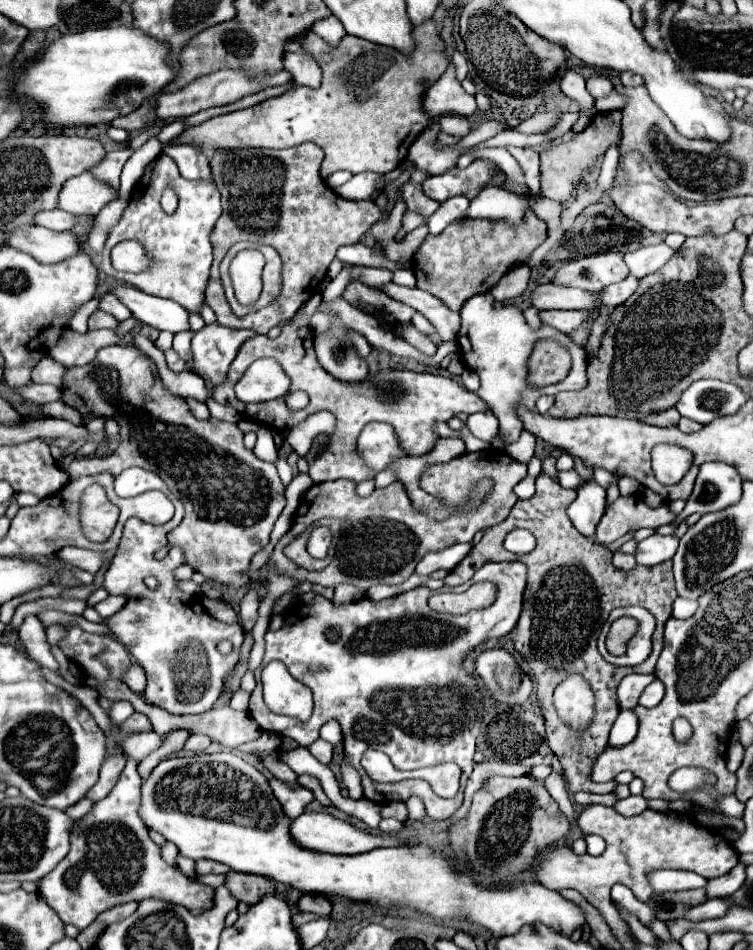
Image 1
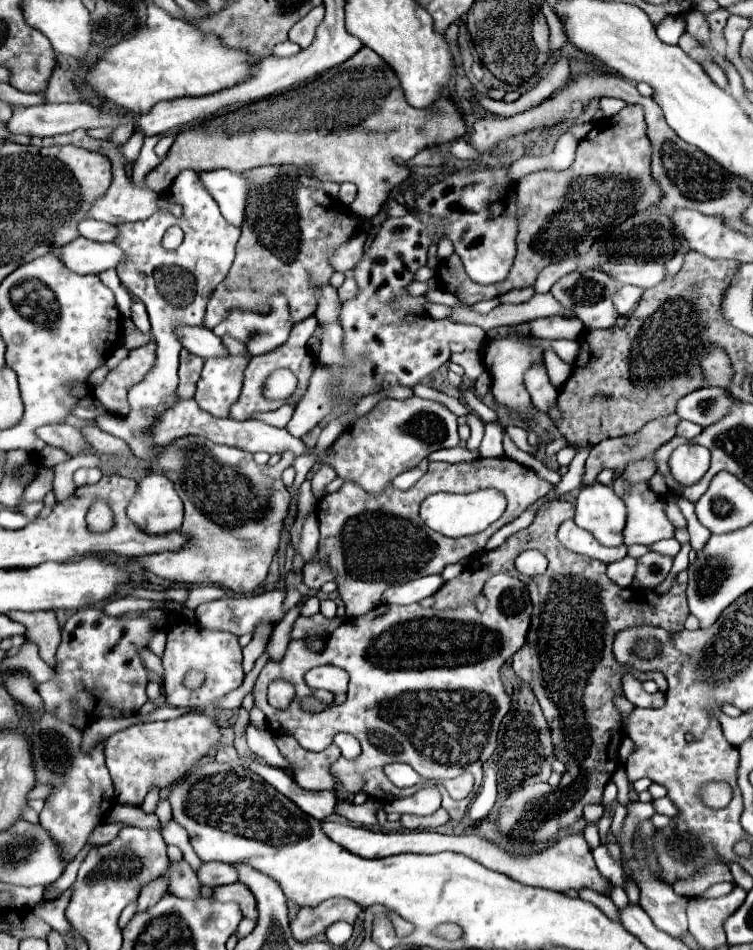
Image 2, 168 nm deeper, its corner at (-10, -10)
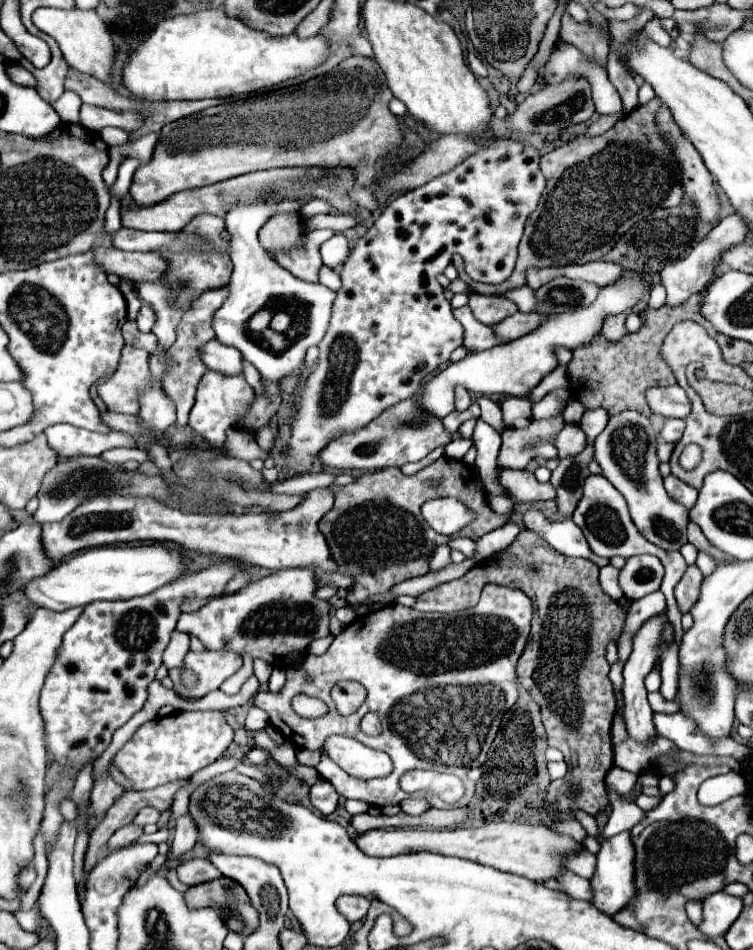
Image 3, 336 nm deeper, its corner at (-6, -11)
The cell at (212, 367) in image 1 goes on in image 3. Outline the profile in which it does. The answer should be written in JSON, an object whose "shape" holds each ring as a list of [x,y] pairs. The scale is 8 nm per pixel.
{"shape":[[[206,371],[204,377],[198,383],[198,391],[196,391],[196,403],[190,411],[190,419],[188,425],[200,435],[204,437],[210,445],[220,447],[226,441],[226,431],[234,427],[234,423],[238,423],[238,419],[242,419],[242,415],[246,413],[246,407],[250,407],[254,399],[254,389],[246,383],[244,375],[222,375],[218,371]]]}

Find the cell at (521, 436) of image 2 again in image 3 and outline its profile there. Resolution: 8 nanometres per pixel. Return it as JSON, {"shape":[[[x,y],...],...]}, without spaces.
{"shape":[[[564,419],[532,421],[526,429],[506,429],[501,434],[502,445],[498,455],[498,465],[508,469],[526,469],[528,461],[534,457],[556,459],[558,451],[554,437],[564,427]]]}

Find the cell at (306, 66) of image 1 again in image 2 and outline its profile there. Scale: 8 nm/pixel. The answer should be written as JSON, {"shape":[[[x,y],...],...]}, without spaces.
{"shape":[[[324,4],[316,6],[314,10],[310,10],[296,26],[292,26],[290,40],[300,44],[302,48],[308,48],[312,44],[312,40],[314,40],[314,30],[322,22],[322,18],[324,18]]]}

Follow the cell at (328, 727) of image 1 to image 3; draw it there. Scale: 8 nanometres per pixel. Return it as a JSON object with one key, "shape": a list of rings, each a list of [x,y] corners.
{"shape":[[[332,735],[326,739],[324,749],[328,751],[330,759],[336,761],[346,773],[360,779],[384,777],[392,771],[392,761],[386,753],[368,749],[352,737]]]}

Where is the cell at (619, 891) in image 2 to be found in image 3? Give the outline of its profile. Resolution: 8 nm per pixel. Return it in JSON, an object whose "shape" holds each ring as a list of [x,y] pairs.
{"shape":[[[582,849],[580,853],[572,853],[564,859],[564,867],[570,869],[572,873],[592,879],[594,871],[596,871],[596,857],[592,853],[588,853],[586,849]]]}

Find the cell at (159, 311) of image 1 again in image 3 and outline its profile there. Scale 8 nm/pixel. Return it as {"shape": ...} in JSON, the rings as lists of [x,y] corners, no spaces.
{"shape":[[[212,339],[210,343],[202,345],[200,359],[206,363],[208,369],[224,373],[224,375],[238,375],[242,373],[242,353],[234,347],[222,345],[220,341]]]}

